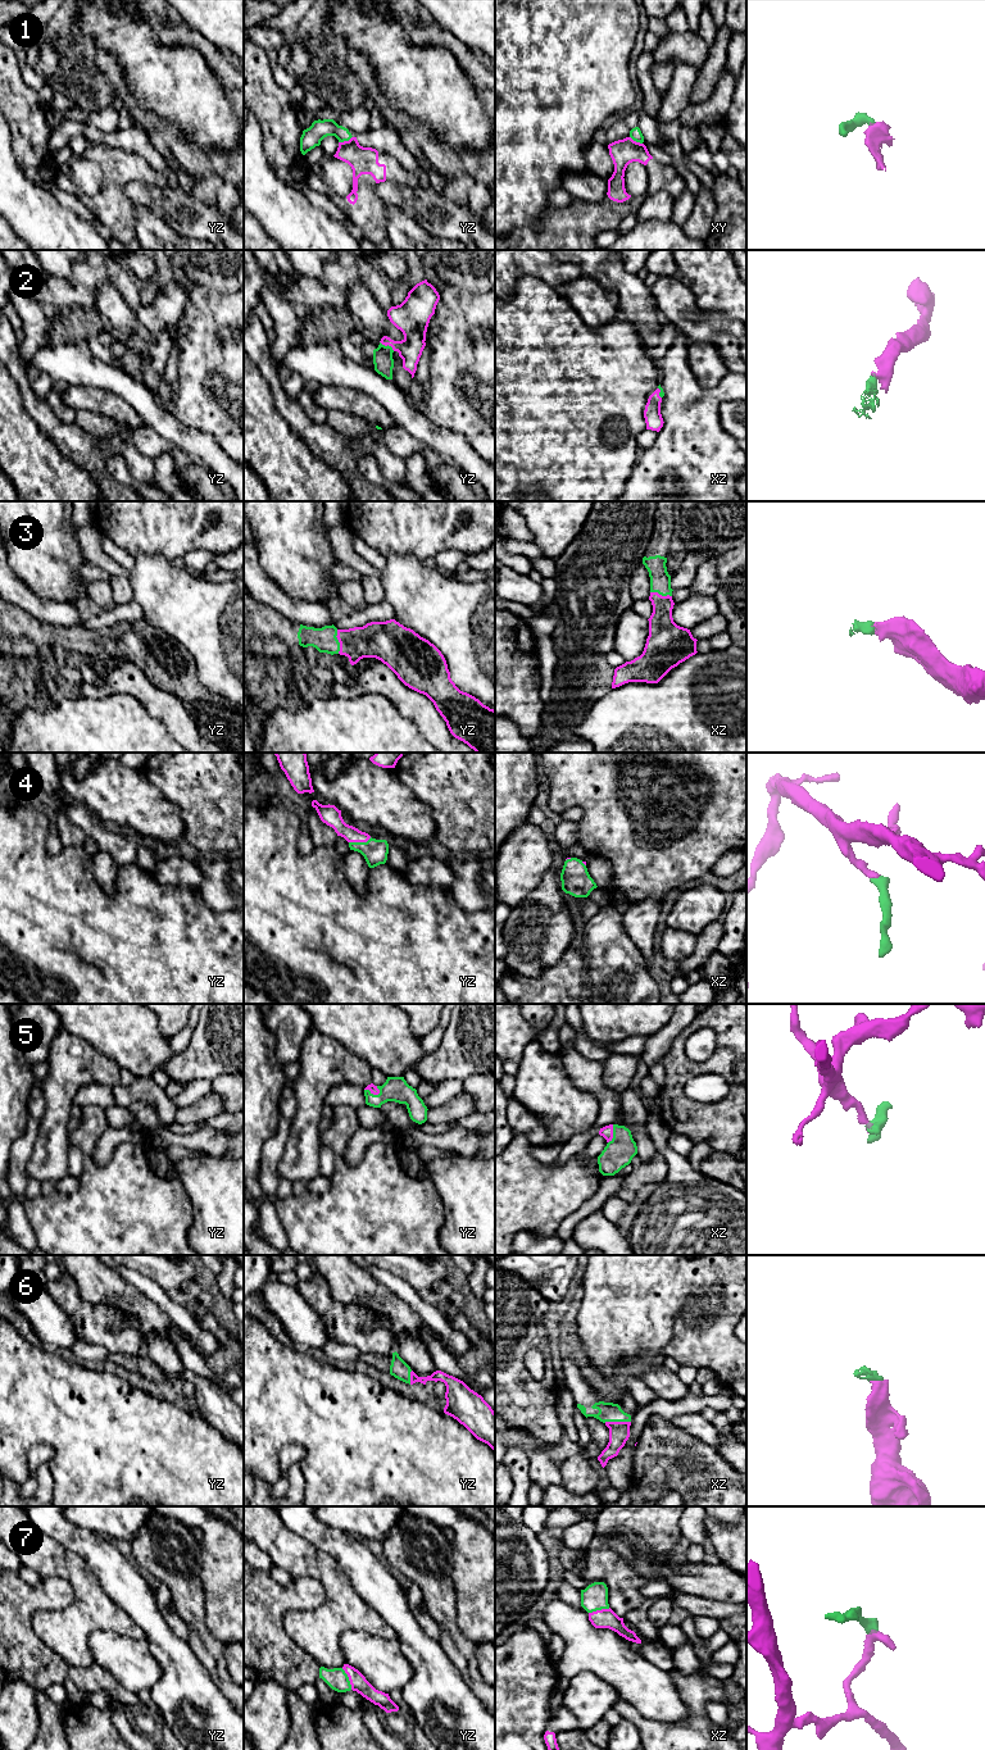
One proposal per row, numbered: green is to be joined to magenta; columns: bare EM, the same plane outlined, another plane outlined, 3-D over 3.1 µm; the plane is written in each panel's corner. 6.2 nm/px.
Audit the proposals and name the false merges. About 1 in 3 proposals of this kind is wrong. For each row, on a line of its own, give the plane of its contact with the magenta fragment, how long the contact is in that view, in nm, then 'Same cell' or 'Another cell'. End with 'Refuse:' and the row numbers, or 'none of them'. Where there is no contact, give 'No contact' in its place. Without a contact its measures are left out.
1: Touches magenta in yz. Shared border 100 nm. Another cell
2: Touches magenta in yz. Shared border 110 nm. Same cell
3: Touches magenta in yz. Shared border 150 nm. Same cell
4: Touches magenta in yz. Shared border 150 nm. Same cell
5: Touches magenta in yz. Shared border 110 nm. Same cell
6: Touches magenta in xz. Shared border 170 nm. Same cell
7: Touches magenta in yz. Shared border 150 nm. Same cell
Refuse: 1

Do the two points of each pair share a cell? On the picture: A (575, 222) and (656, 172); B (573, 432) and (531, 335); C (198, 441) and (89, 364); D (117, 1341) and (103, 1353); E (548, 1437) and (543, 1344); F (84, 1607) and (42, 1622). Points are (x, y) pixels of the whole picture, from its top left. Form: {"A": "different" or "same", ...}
{"A": "same", "B": "same", "C": "same", "D": "different", "E": "same", "F": "same"}

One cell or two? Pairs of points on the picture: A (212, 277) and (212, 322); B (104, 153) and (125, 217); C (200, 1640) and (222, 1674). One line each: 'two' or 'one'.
A: two
B: one
C: one

